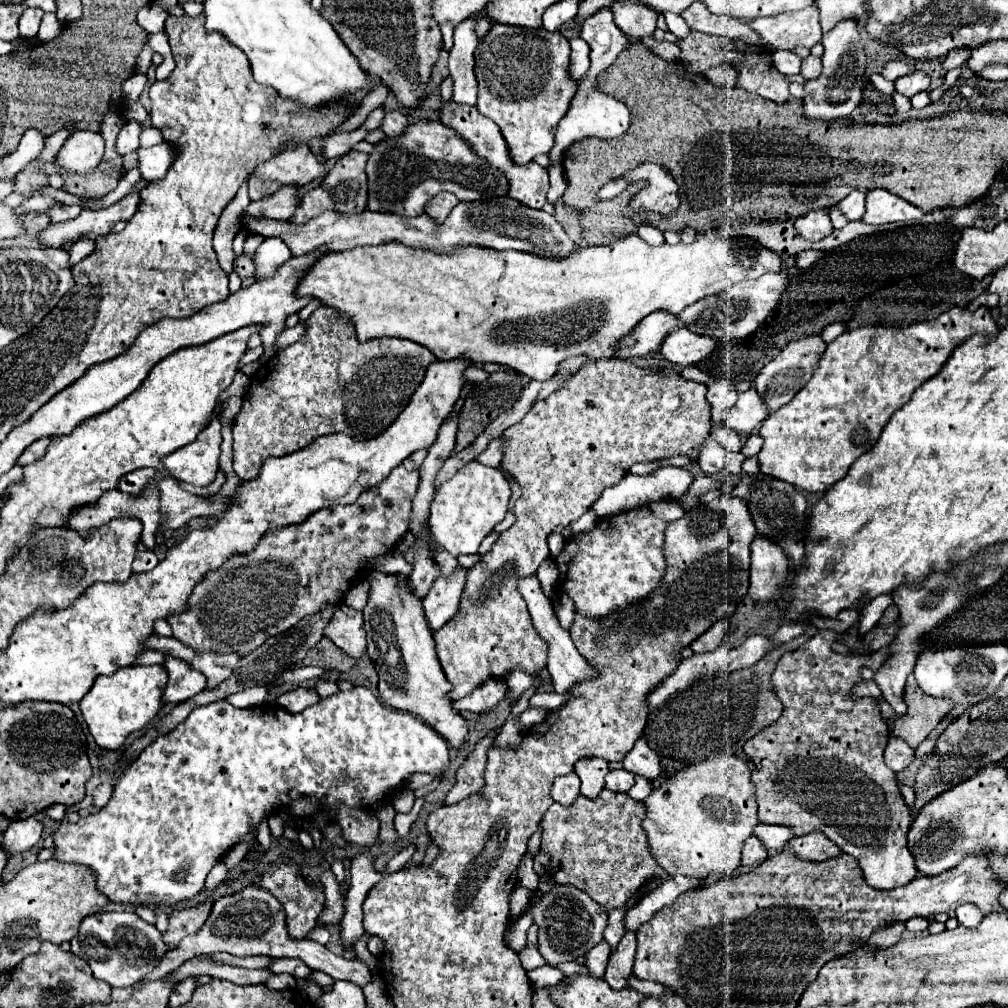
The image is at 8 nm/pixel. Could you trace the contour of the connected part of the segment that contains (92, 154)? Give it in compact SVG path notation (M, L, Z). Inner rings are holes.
M78 130L62 146L57 160L43 164L48 174L88 174L98 166L104 154L104 138L98 132Z

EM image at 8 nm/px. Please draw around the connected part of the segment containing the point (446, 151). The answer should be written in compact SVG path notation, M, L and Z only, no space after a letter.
M418 120L410 124L400 136L384 138L382 142L374 144L374 152L368 158L366 164L368 174L368 210L376 212L392 212L400 216L418 216L422 214L428 200L432 200L438 192L452 192L460 202L472 202L472 200L488 200L496 196L508 194L508 180L496 172L486 160L480 160L468 142L460 140L452 128L446 128L438 120Z

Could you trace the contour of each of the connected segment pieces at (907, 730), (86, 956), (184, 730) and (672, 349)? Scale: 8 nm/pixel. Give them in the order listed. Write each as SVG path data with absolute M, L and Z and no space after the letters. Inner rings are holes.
M912 674L906 680L904 702L908 712L890 726L890 734L904 738L910 748L918 748L918 744L928 738L928 732L938 724L938 720L952 708L950 700L924 694Z
M102 912L102 914L90 914L82 920L78 934L70 940L70 952L80 956L82 960L88 962L92 968L94 976L108 982L112 988L128 988L134 986L136 980L142 980L154 966L156 960L160 960L170 948L162 942L162 934L156 930L156 926L144 922L138 914L134 912Z
M270 684L270 686L262 686L262 688L250 688L244 690L242 694L234 694L228 696L226 700L218 700L212 702L208 706L200 706L194 708L190 712L190 716L178 724L172 732L168 732L166 736L158 736L146 750L142 750L142 754L122 772L122 776L116 780L112 798L108 800L108 804L96 812L90 814L88 818L80 818L78 824L62 824L60 830L56 832L54 838L54 846L56 846L56 858L62 862L76 862L76 864L86 864L96 872L96 884L98 890L102 894L106 894L112 902L118 904L156 904L156 906L172 906L178 904L182 900L192 898L194 894L198 894L204 888L204 880L208 876L208 872L212 870L212 866L218 862L218 858L222 858L234 844L242 842L246 832L252 826L258 826L258 822L266 816L268 806L288 806L290 802L302 798L302 796L310 796L312 800L316 800L316 810L322 812L324 808L334 806L338 800L354 806L354 808L370 808L376 800L382 798L390 798L388 794L392 794L394 790L398 790L400 786L404 786L402 782L414 774L414 772L426 772L426 774L434 774L434 776L442 776L448 766L450 766L450 754L448 754L448 746L446 740L434 732L428 724L420 722L420 718L408 714L408 712L398 712L390 710L386 706L380 704L380 700L366 690L364 686L354 686L350 692L338 692L328 696L326 700L320 700L318 704L306 708L300 714L292 714L280 706L260 706L262 702L266 702L266 696L270 694L270 690L278 688L278 684Z
M676 328L664 338L660 354L676 366L692 366L706 358L714 346L716 342L708 336L700 336L688 328Z

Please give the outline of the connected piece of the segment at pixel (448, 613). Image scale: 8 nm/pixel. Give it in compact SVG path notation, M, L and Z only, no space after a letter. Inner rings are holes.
M456 568L452 576L438 576L426 598L422 598L424 614L432 630L442 628L448 620L452 620L460 608L460 598L464 592L468 568Z

